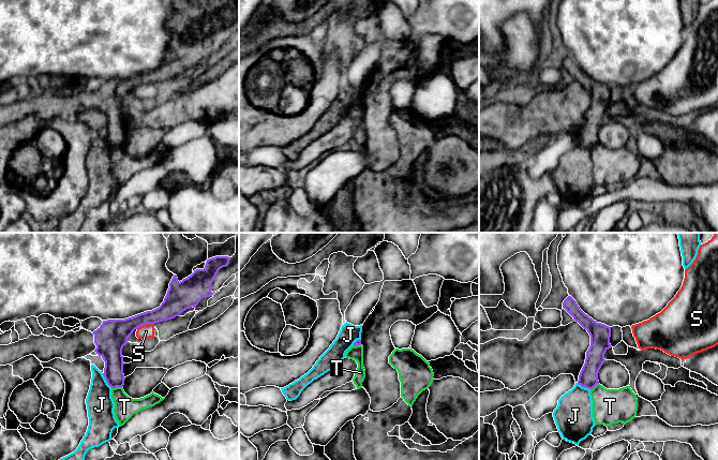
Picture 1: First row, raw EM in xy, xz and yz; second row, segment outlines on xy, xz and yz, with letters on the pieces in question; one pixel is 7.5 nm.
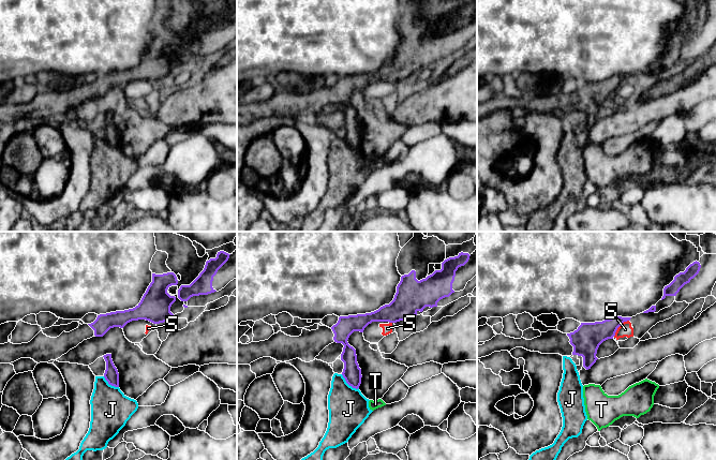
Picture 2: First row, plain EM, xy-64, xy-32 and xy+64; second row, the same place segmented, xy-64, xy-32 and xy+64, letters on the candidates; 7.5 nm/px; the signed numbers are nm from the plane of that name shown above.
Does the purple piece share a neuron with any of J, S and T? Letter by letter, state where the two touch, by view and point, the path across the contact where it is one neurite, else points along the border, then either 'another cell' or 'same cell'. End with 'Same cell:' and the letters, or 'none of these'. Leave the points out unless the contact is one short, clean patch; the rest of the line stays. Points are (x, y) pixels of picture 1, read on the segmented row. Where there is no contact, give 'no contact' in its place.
J: xy (106, 381) | another cell
S: xy (145, 324) | along xy (153, 323), (147, 323), (136, 328) | another cell
T: xy (116, 386) | along xy (121, 386), (111, 388) | another cell
Same cell: none of these

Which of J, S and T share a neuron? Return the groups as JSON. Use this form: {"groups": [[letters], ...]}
{"groups": [["J"], ["S"], ["T"]]}

